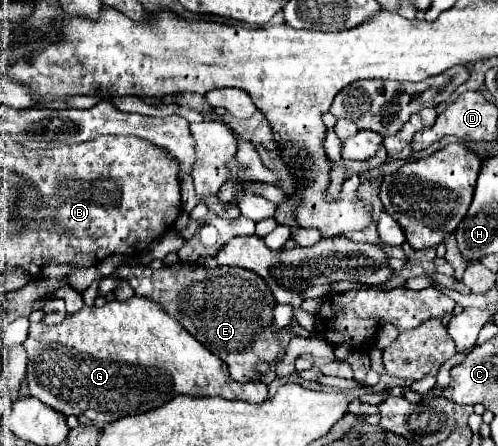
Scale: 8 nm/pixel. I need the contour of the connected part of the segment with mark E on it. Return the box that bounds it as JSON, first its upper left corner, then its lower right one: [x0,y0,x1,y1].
[129,261,283,381]

